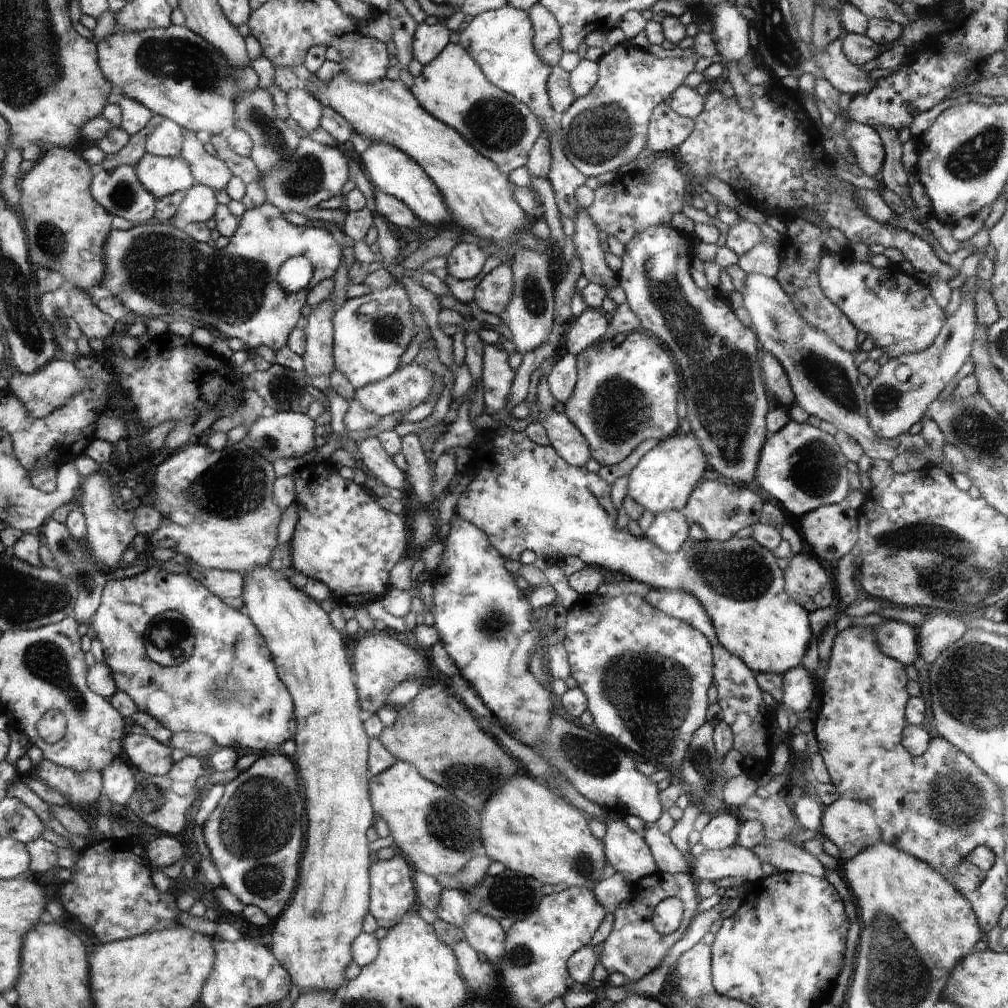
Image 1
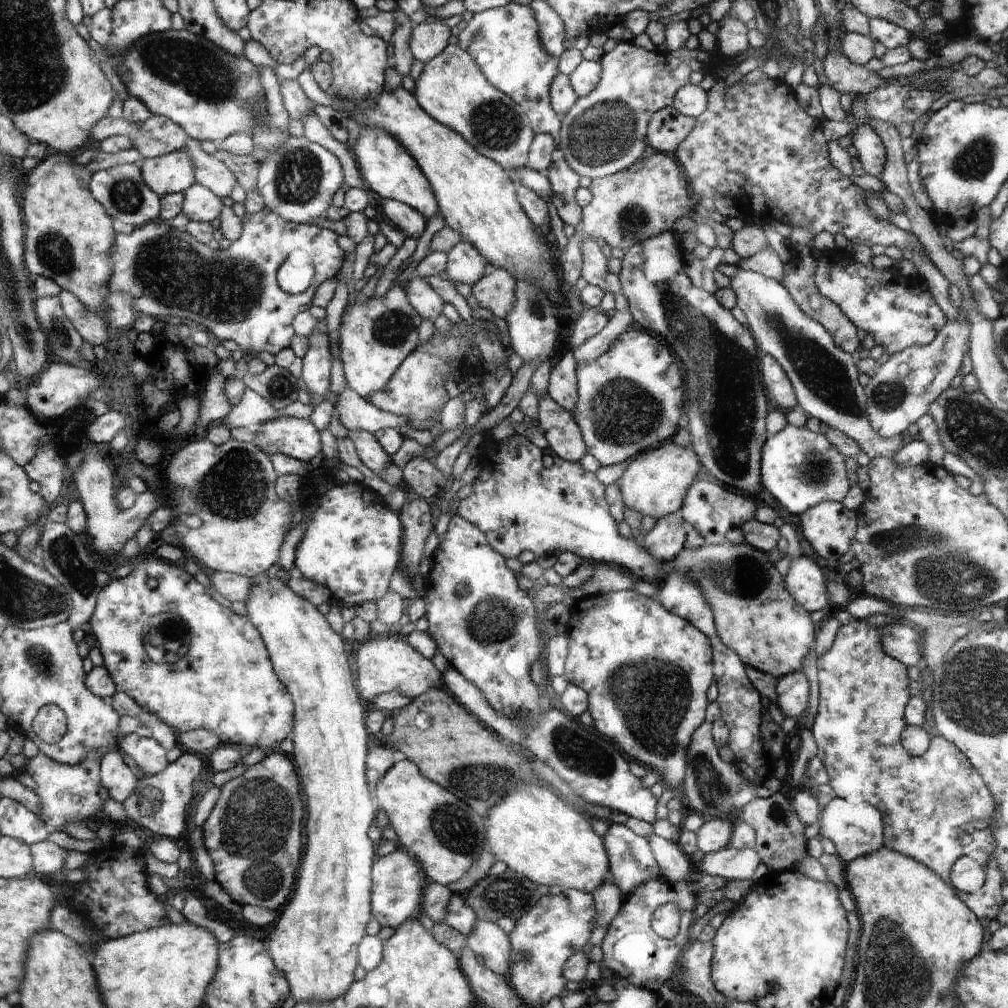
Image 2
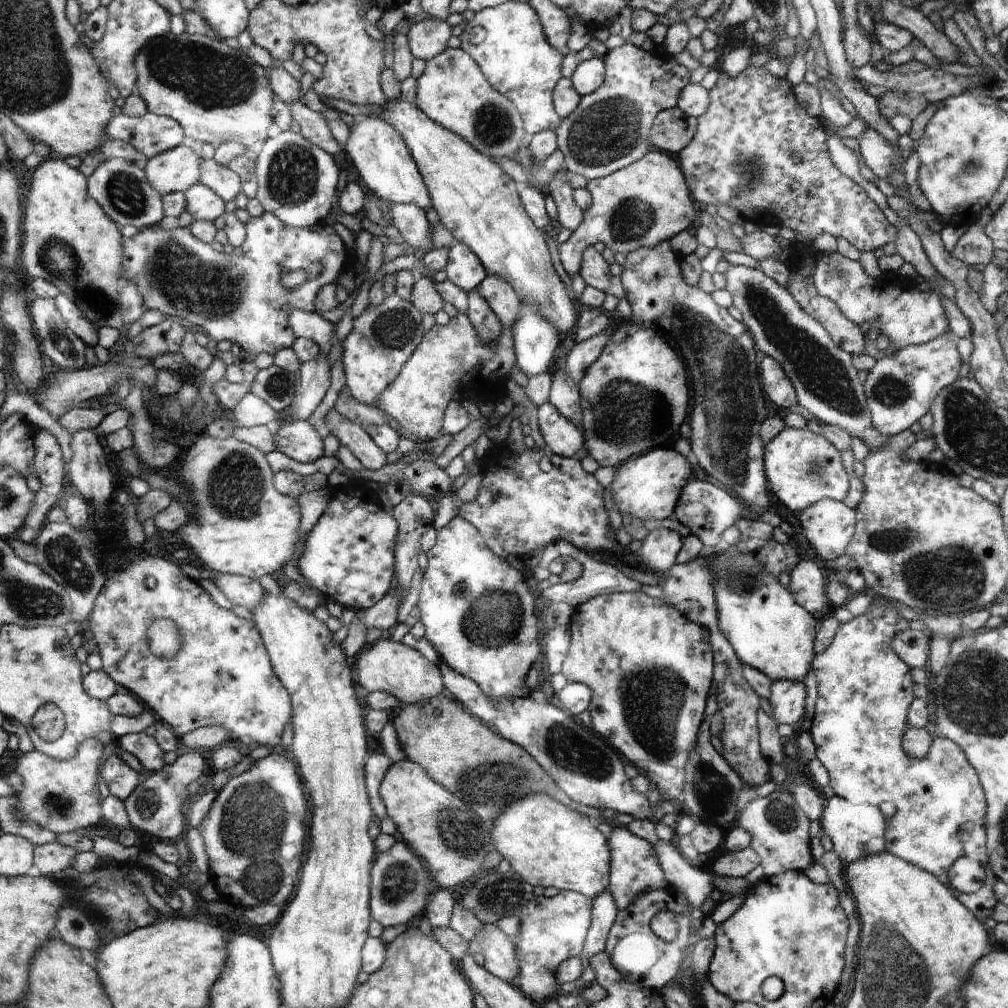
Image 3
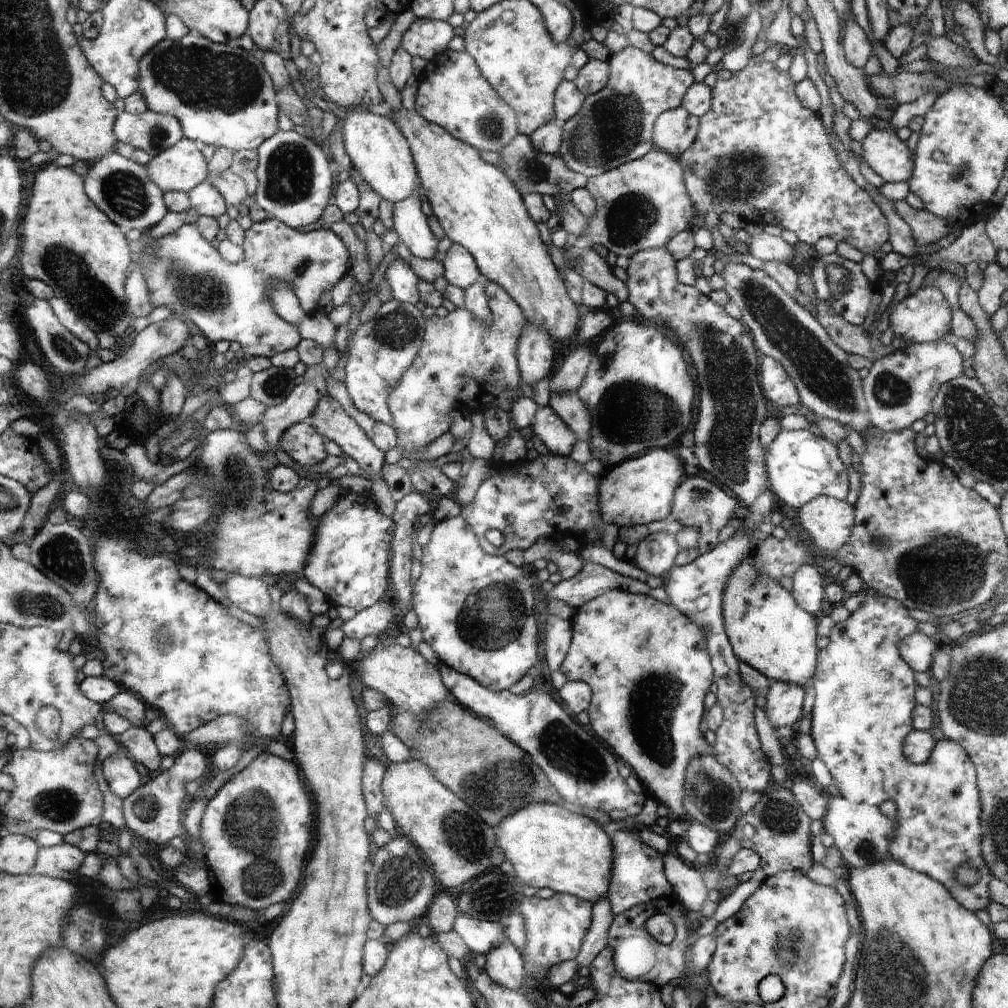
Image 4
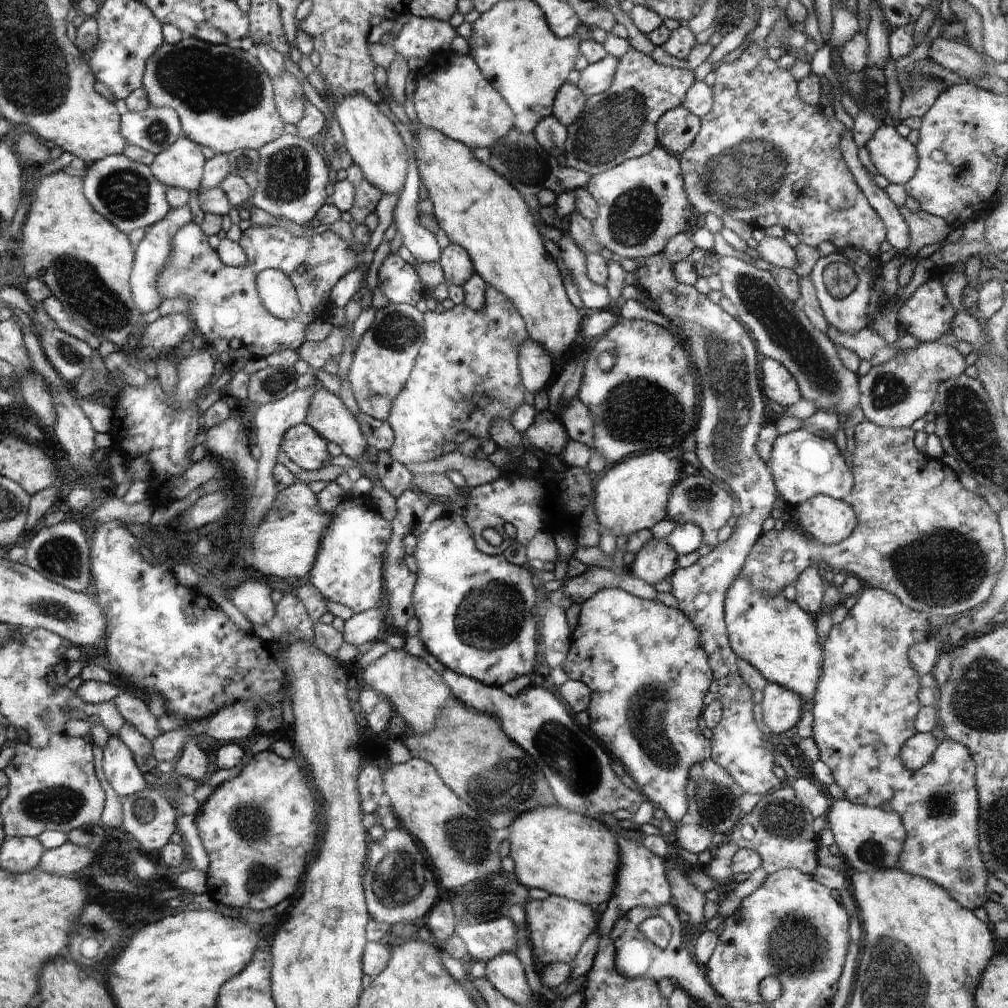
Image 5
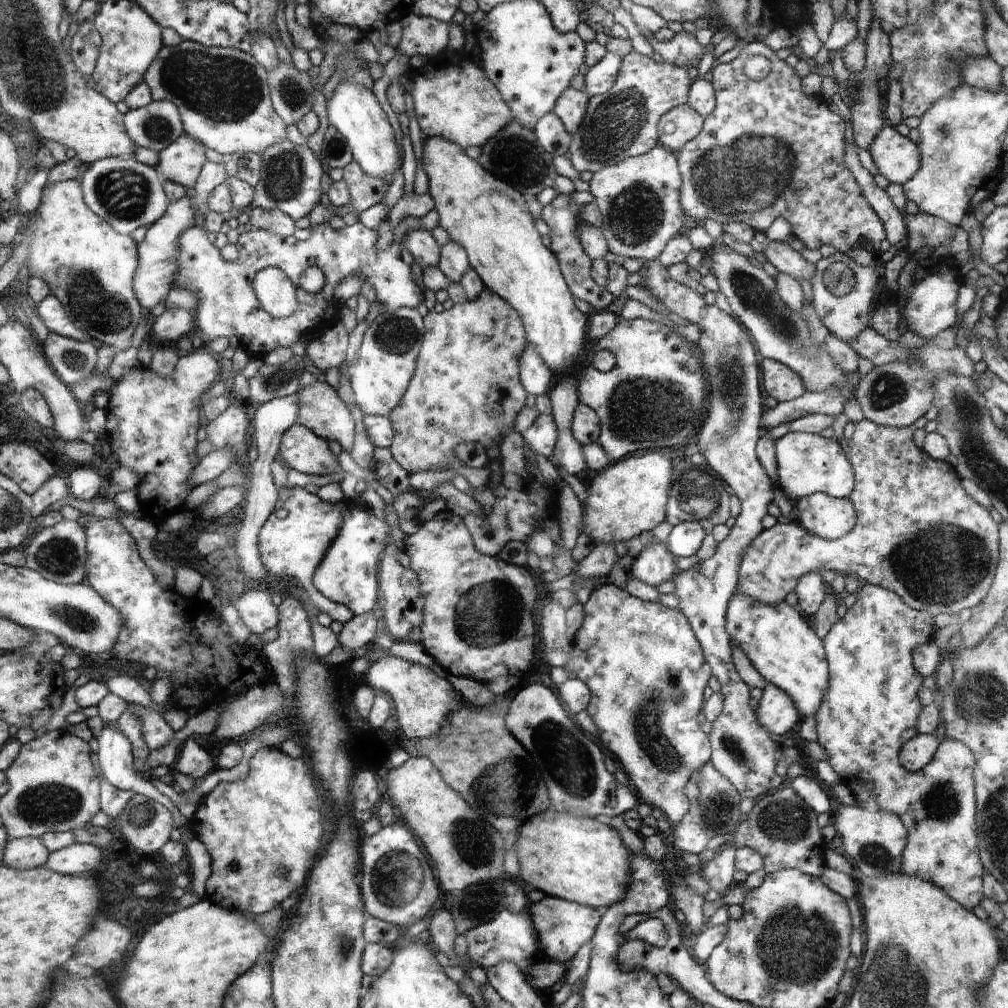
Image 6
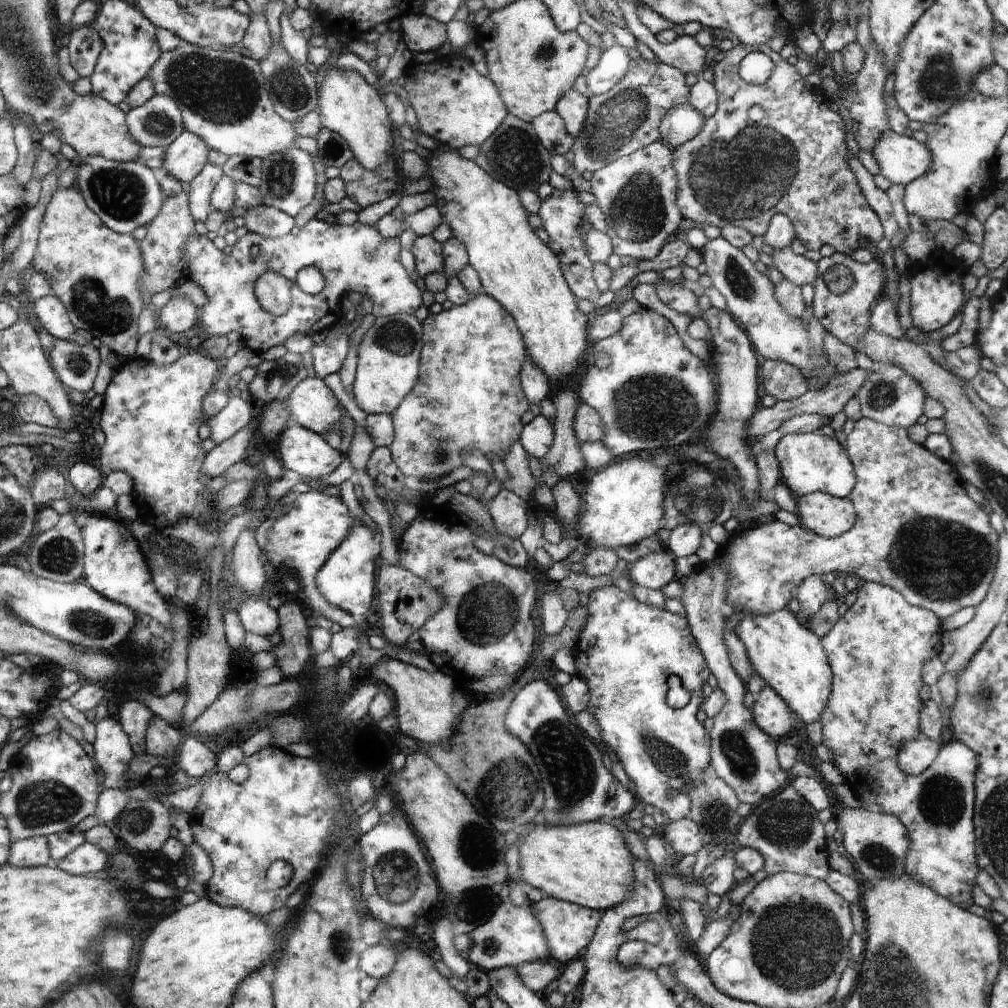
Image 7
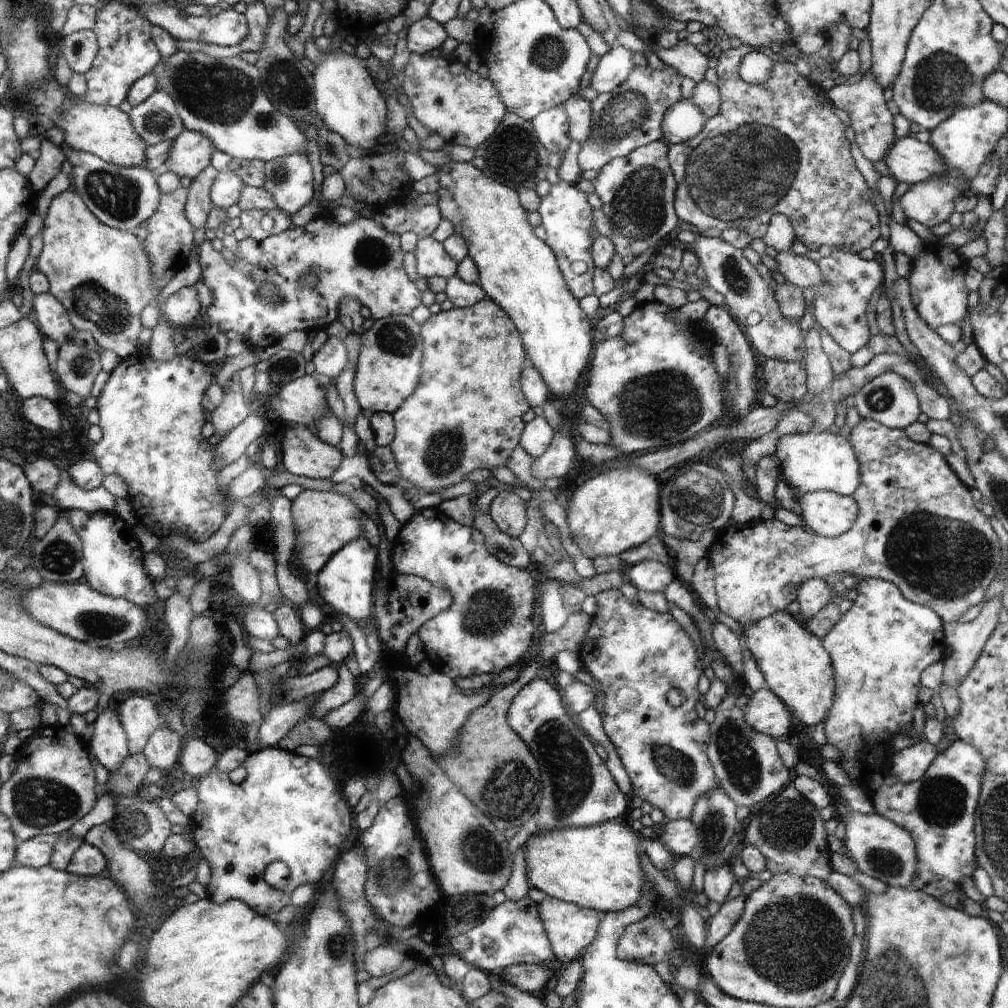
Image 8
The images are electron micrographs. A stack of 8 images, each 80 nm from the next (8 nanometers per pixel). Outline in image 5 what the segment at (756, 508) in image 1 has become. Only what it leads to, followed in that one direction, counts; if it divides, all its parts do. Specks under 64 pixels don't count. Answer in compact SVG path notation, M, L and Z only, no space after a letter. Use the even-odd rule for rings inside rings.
M691 475L682 479L673 488L673 494L669 500L669 518L676 524L694 523L702 530L712 530L716 532L718 528L728 524L728 520L732 520L732 498L730 494L720 488L718 484L714 484L714 478L710 475L697 476Z

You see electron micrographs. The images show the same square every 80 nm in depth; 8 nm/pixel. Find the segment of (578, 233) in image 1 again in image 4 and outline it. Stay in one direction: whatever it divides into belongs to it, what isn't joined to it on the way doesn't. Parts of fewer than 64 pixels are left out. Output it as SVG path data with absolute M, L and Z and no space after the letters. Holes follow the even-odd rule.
M595 248L587 250L581 256L581 276L592 286L605 290L608 294L615 294L620 303L629 297L628 287L616 275L606 263L605 257L601 257Z

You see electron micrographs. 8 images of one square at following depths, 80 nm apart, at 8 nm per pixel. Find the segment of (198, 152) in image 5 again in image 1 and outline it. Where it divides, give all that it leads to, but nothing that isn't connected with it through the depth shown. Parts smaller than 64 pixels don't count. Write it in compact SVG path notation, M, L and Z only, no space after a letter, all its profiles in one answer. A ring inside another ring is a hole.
M144 153L136 164L137 177L146 190L158 200L178 191L187 191L196 183L192 170L185 158L161 157Z

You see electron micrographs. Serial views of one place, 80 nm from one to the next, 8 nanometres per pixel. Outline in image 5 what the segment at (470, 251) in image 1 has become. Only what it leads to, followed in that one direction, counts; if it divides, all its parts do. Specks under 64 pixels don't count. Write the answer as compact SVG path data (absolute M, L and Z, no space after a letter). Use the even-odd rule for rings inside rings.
M451 243L441 250L441 260L445 282L448 285L463 286L475 273L474 265L470 260L468 251L459 244Z

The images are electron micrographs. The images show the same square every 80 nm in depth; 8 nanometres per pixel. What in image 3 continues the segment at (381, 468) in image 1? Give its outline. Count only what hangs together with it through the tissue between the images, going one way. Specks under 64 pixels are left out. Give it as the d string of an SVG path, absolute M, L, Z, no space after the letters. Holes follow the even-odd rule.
M336 410L330 411L326 420L325 432L332 433L360 460L364 468L378 470L389 462L388 454L358 423L350 422Z

